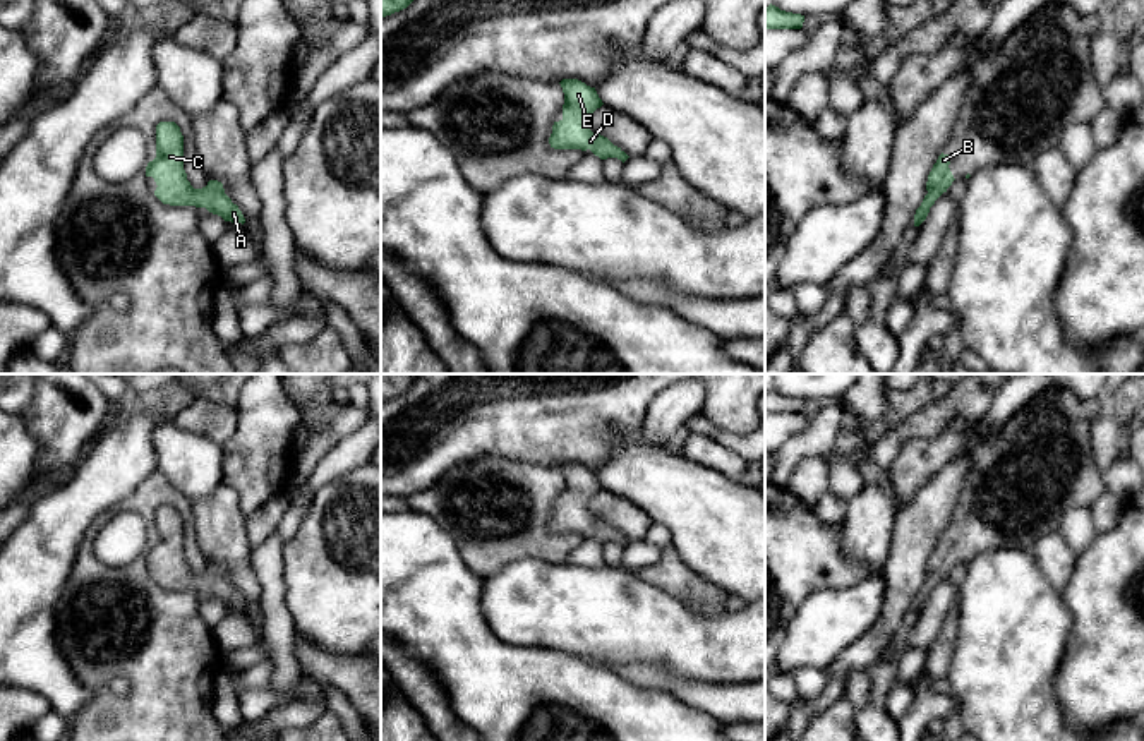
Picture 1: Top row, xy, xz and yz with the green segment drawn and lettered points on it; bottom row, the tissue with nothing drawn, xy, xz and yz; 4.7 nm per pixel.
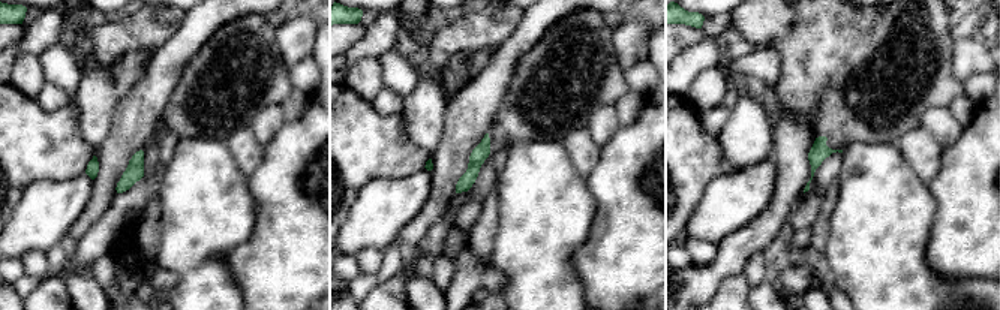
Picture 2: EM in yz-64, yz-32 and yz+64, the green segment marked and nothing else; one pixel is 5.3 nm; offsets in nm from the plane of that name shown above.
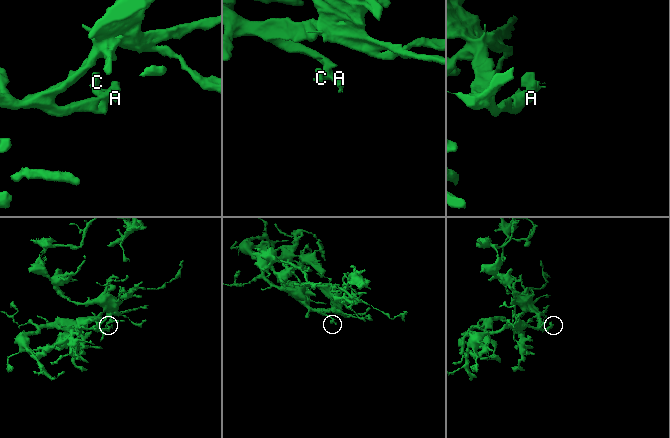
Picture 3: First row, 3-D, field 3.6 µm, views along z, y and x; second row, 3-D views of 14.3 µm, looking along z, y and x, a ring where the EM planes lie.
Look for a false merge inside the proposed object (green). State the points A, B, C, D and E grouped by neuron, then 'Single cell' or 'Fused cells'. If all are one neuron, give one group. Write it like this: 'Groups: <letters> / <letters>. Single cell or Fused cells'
Groups: A B C D E. Single cell

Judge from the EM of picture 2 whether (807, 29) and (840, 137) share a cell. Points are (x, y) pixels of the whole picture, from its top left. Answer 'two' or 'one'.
one

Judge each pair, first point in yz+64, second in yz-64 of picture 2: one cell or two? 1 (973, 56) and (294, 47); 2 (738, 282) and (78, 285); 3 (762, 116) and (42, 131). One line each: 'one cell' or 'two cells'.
1: one cell
2: two cells
3: two cells

